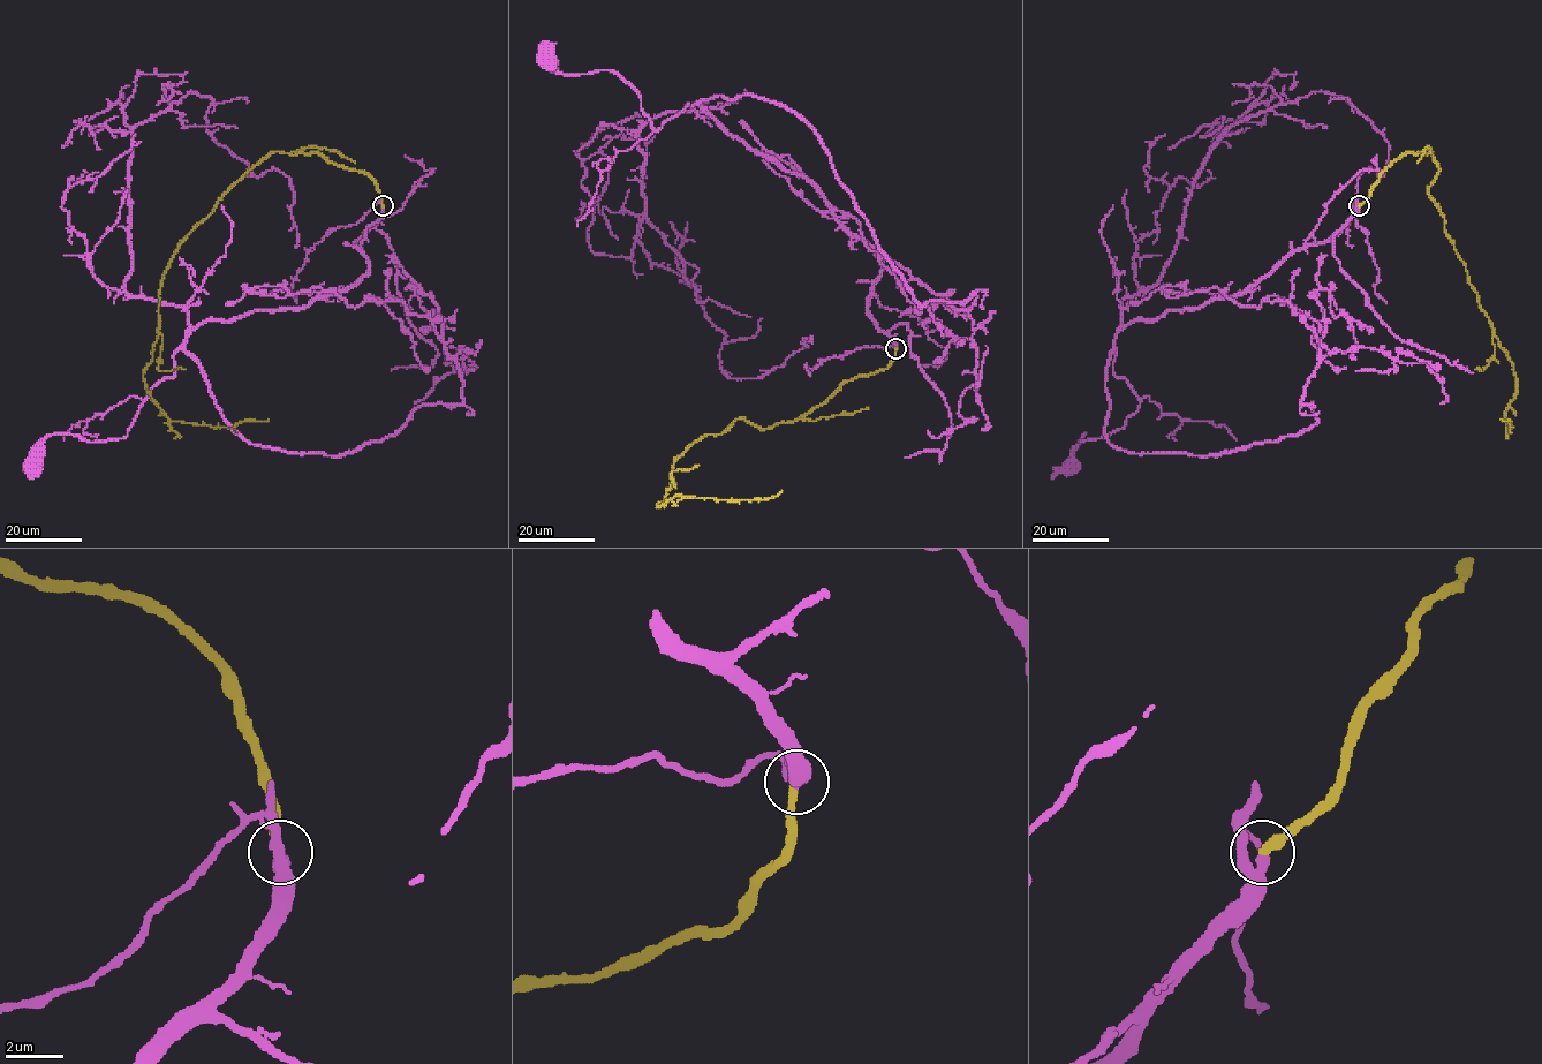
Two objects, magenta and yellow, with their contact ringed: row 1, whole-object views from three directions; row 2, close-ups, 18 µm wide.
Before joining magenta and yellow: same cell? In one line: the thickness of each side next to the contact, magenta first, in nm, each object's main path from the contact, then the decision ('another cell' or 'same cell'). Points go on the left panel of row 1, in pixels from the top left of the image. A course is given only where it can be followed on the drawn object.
360 nm thick on the magenta side, 300 nm on the other; magenta runs (382, 206), (355, 243), (369, 270), (353, 285), (297, 309), (198, 324), (125, 437), (50, 434), (35, 463); yellow runs (382, 205), (368, 174), (316, 152), (270, 151), (168, 263), (146, 393), (171, 421), (269, 419); same cell

